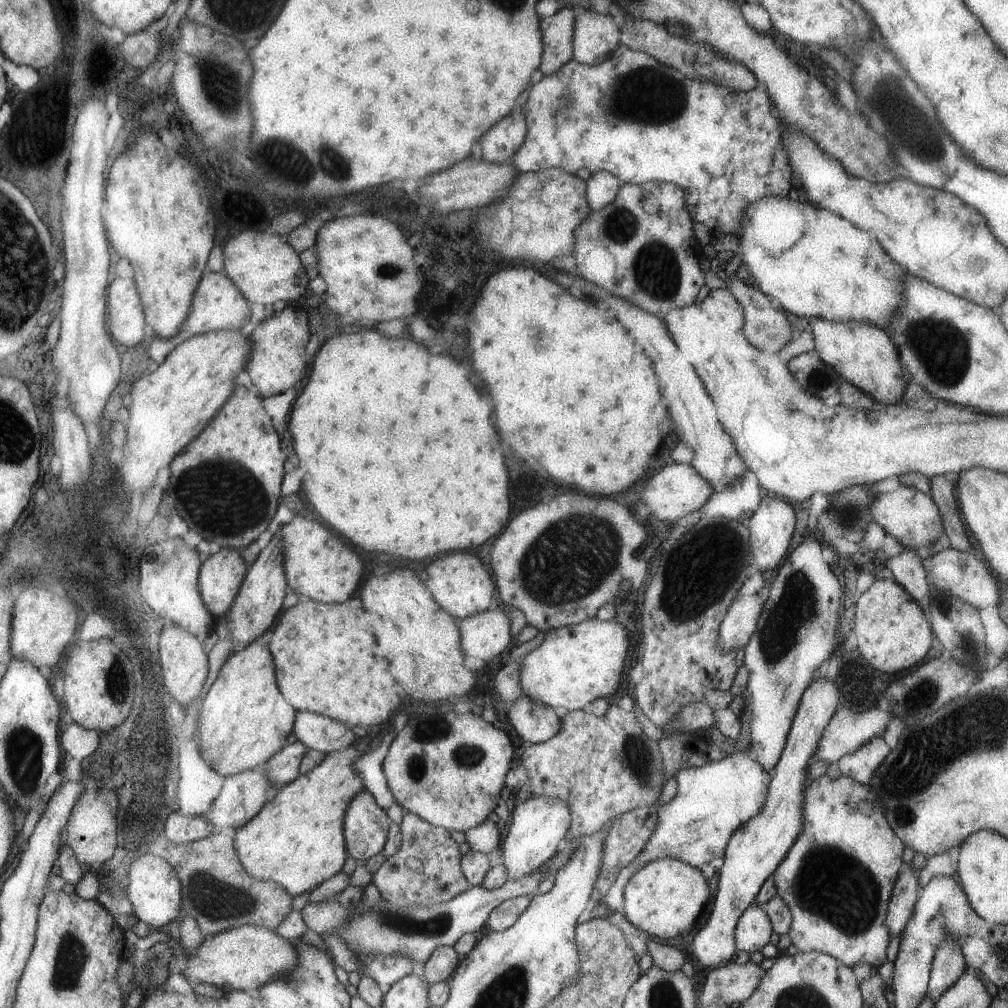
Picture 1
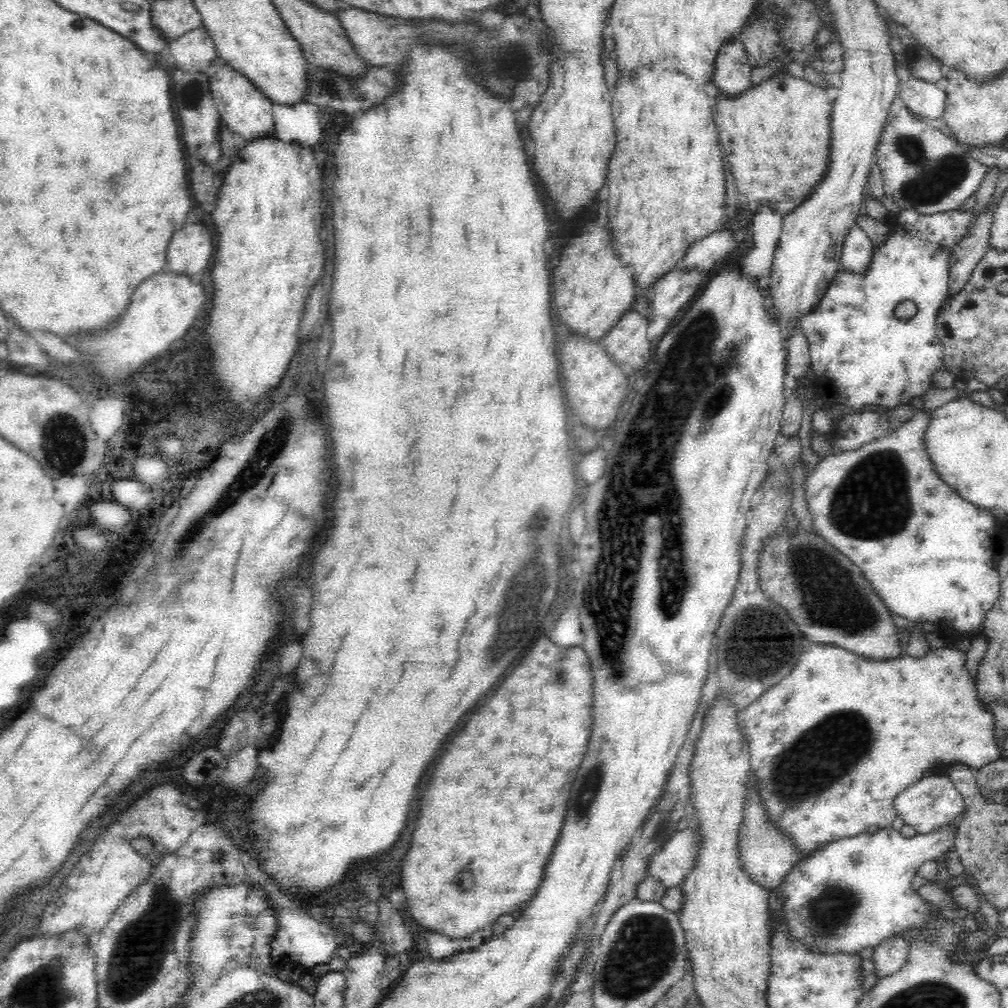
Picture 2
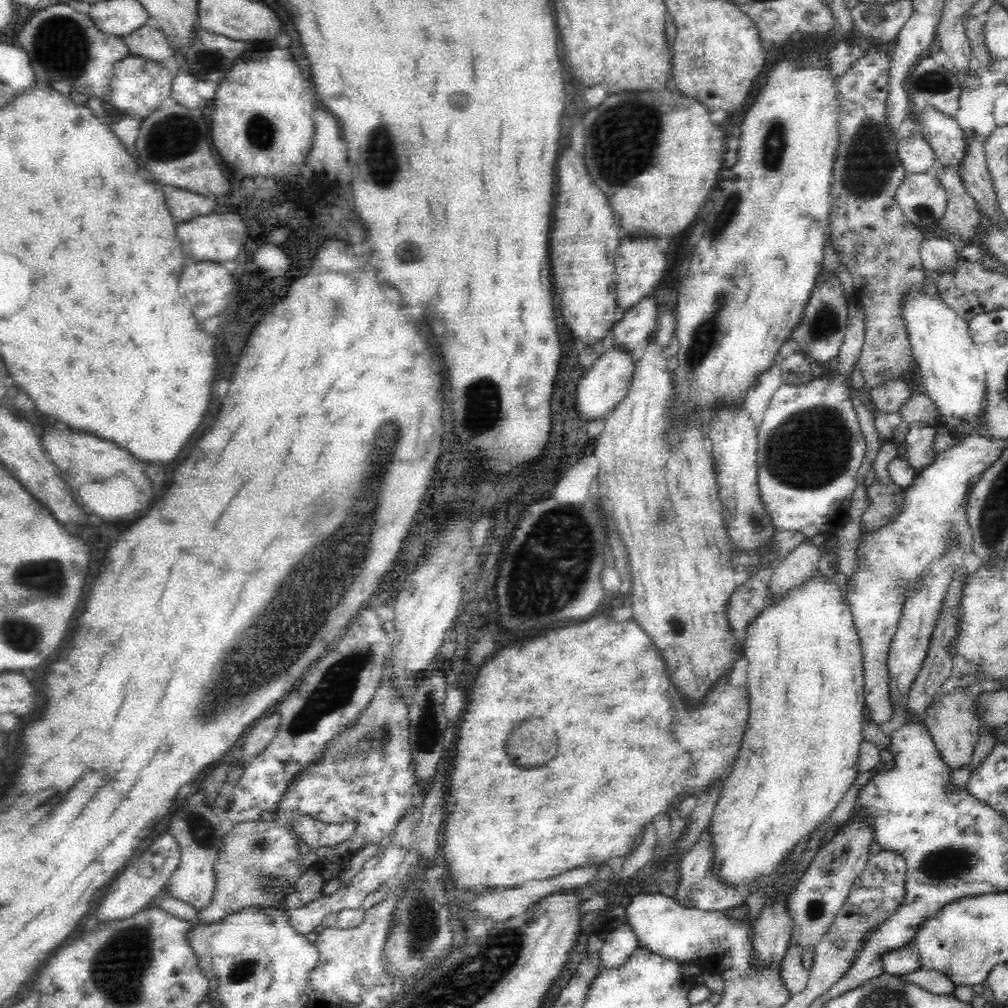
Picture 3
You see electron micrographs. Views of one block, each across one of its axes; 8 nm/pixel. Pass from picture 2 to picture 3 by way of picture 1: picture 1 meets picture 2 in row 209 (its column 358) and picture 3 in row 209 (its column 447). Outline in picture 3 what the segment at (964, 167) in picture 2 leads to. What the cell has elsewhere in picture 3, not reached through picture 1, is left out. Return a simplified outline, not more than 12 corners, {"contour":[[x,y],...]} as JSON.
{"contour":[[908,174],[896,202],[916,226],[940,224],[948,192],[938,176]]}

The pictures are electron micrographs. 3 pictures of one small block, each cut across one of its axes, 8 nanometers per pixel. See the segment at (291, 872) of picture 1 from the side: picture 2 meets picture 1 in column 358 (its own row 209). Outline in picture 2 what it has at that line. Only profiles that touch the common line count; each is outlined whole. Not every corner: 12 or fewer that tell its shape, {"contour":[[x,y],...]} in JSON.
{"contour":[[806,80],[718,96],[752,214],[794,214],[832,168],[834,102]]}

